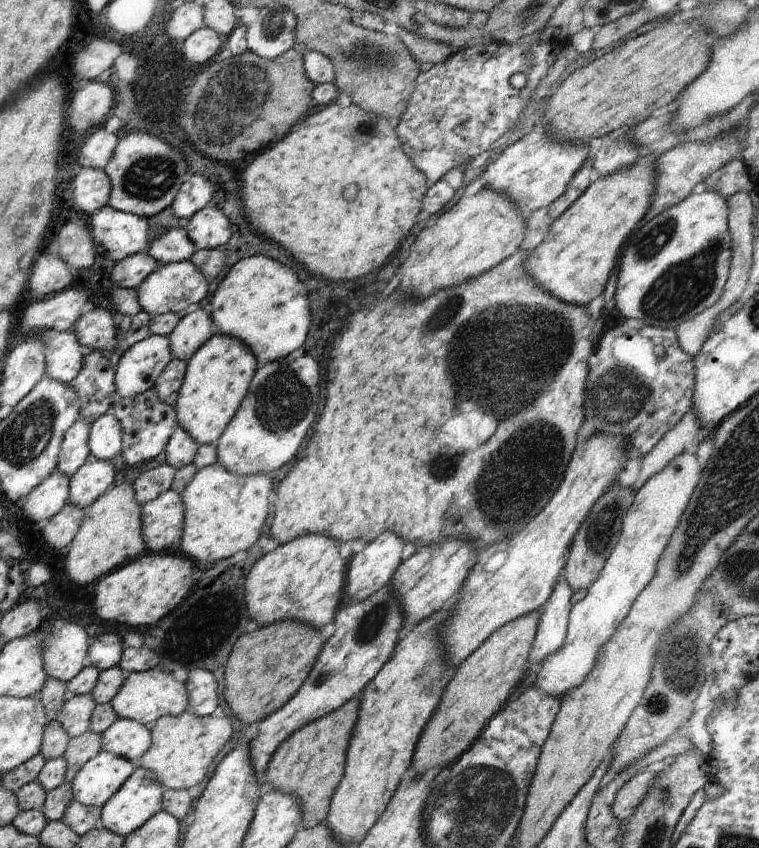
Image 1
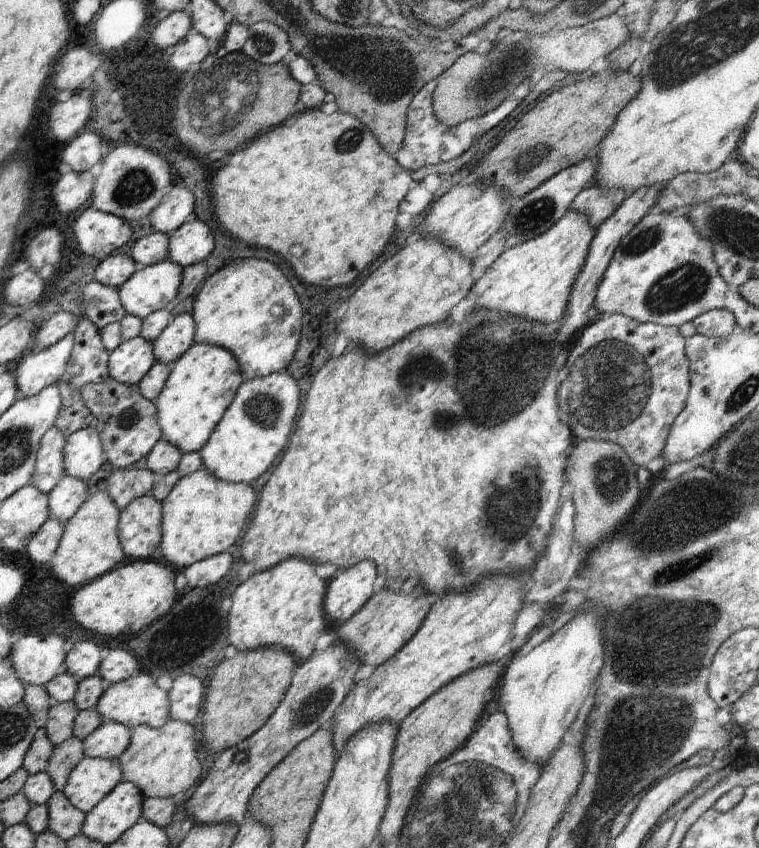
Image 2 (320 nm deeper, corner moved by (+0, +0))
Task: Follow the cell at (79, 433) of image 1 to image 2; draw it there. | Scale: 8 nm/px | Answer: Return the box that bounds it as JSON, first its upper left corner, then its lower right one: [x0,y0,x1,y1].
[31,426,66,494]

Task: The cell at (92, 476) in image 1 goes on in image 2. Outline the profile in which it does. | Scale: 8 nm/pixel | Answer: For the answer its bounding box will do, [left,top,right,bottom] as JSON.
[47,475,88,524]

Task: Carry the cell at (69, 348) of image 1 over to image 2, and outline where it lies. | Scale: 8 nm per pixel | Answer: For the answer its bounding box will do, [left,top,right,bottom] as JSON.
[14,332,74,401]

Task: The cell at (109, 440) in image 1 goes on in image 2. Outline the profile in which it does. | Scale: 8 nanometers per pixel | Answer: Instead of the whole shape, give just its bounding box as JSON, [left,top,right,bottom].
[63,427,105,482]

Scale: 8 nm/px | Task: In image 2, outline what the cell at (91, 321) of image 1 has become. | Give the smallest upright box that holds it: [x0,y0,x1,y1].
[31,312,78,352]

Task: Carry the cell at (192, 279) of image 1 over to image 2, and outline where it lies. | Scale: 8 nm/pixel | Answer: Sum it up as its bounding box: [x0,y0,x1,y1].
[118,259,183,320]

